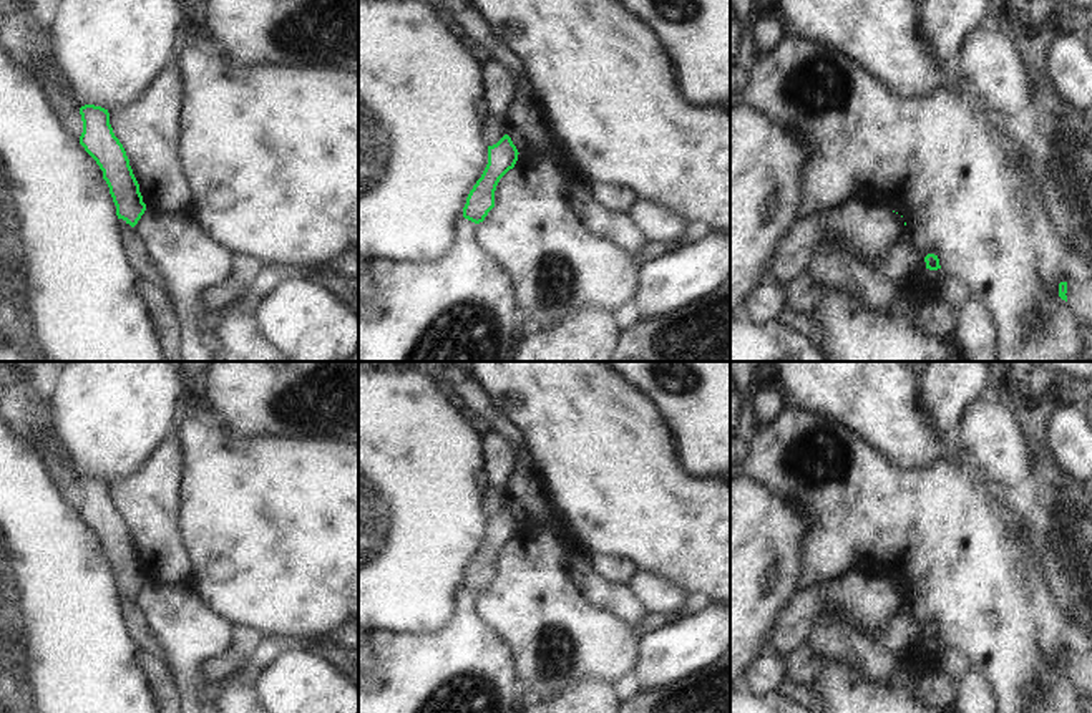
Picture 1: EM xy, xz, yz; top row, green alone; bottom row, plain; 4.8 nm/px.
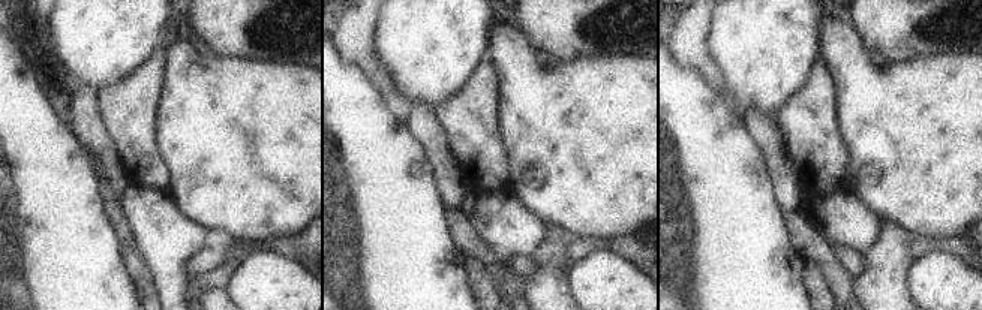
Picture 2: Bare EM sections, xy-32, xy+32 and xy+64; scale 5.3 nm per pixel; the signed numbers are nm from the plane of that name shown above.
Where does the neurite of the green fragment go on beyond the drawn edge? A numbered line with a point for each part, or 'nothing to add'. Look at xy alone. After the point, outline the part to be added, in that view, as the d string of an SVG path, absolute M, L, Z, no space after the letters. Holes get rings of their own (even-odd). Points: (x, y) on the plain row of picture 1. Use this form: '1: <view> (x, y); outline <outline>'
nothing to add

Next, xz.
nothing to add

